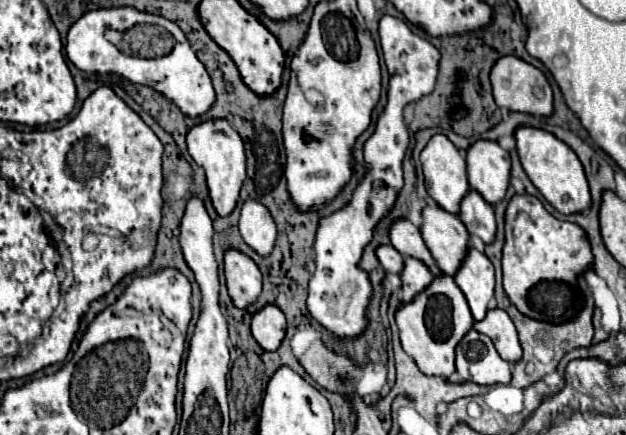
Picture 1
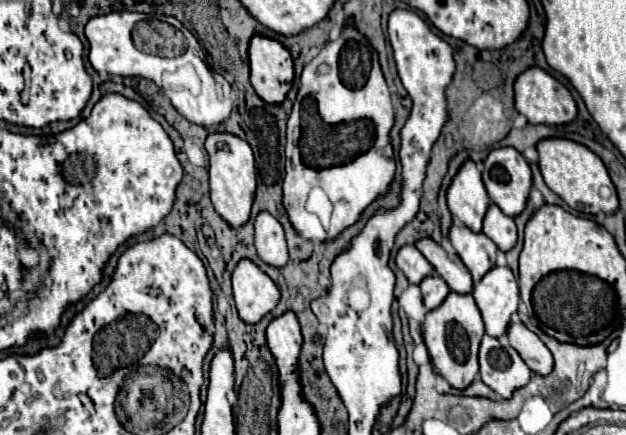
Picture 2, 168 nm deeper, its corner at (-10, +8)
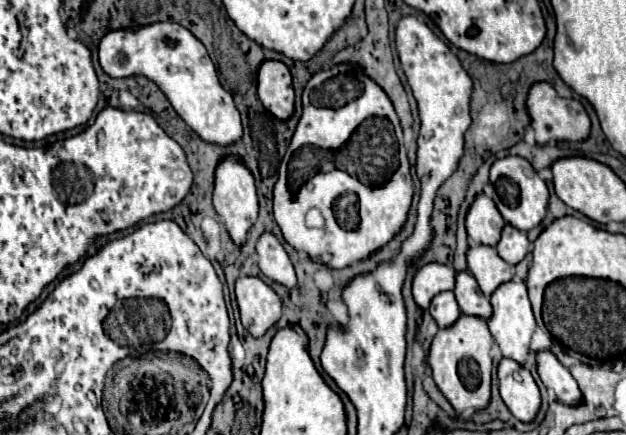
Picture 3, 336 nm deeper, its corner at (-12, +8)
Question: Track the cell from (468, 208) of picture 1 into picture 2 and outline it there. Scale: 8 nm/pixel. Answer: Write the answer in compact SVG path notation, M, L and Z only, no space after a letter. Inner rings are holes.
M492 203L486 217L484 217L484 233L496 243L500 251L514 249L518 235L516 235L516 223L512 217L502 215L502 211Z

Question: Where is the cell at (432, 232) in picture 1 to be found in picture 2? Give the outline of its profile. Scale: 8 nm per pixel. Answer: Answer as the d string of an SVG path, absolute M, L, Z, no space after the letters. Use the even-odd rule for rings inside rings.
M452 225L448 237L458 257L464 261L464 265L472 273L474 283L478 283L496 265L498 247L484 233L474 233L466 227Z

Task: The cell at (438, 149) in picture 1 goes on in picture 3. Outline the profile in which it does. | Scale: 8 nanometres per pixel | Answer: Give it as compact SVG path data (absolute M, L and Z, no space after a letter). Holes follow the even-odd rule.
M482 191L472 201L468 213L466 213L466 231L468 241L472 245L496 245L500 239L500 231L504 227L504 219L500 211L496 211L496 205L492 199Z

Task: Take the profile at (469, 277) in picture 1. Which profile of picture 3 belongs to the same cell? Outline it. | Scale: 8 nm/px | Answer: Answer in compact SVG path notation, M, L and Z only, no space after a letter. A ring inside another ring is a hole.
M506 281L500 287L496 287L496 291L490 297L490 303L492 303L492 315L488 317L488 329L494 341L498 343L502 355L526 365L530 357L530 337L536 327L528 293L526 293L526 285L522 281Z

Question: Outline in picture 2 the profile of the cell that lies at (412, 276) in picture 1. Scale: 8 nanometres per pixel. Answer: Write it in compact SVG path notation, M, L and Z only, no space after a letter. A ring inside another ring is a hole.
M430 275L422 281L420 285L422 289L422 297L424 297L424 305L428 311L432 311L434 307L440 307L442 301L446 299L446 295L450 293L450 287L446 287L446 281L440 275Z

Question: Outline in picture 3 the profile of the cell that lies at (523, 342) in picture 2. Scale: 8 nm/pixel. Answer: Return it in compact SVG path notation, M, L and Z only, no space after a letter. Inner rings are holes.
M538 349L538 351L534 351L534 361L536 361L536 371L538 371L542 383L546 385L546 389L552 395L556 395L558 401L578 403L580 389L578 389L574 377L570 375L570 371L566 367L562 367L562 363L556 359L554 353Z

